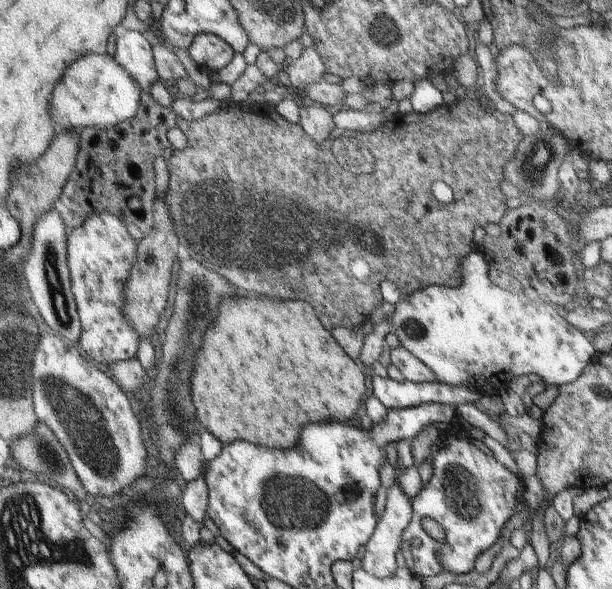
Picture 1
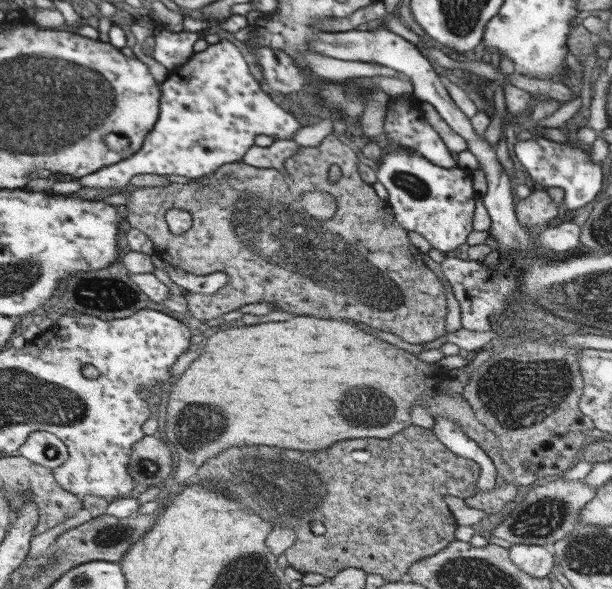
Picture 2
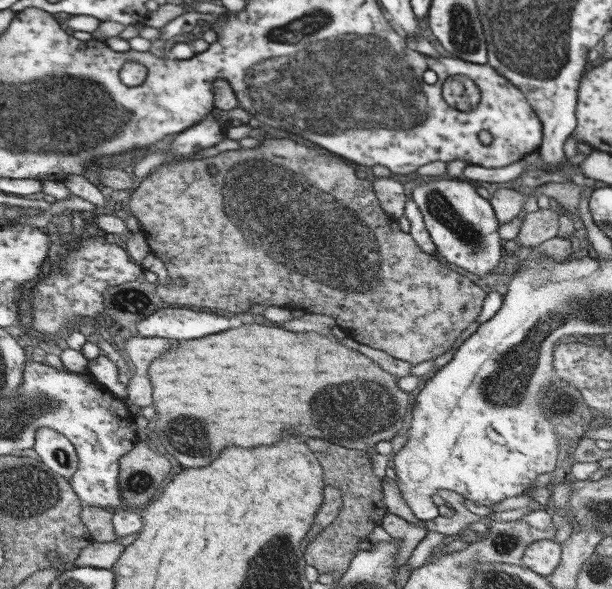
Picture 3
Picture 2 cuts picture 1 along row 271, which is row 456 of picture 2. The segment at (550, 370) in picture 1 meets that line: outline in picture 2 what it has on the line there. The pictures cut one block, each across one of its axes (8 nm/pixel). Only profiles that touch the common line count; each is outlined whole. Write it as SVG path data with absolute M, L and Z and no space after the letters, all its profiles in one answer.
M436 416L434 420L435 424L431 431L442 444L446 445L446 448L458 456L479 464L481 473L477 482L478 490L485 491L496 487L496 468L476 440L468 437L458 423L450 418Z

